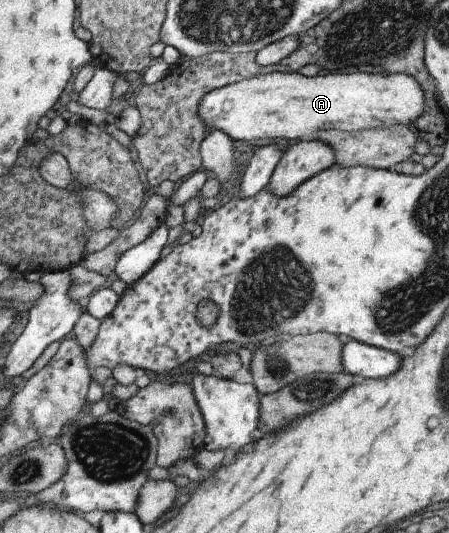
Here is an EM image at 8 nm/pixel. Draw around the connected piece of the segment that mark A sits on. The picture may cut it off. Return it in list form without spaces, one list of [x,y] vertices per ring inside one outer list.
[[[354,71],[354,73],[344,74],[342,72],[326,72],[326,75],[315,75],[313,77],[305,77],[296,72],[271,72],[268,74],[258,74],[251,78],[241,80],[239,82],[226,85],[224,87],[209,91],[201,101],[201,116],[202,119],[211,127],[211,129],[218,129],[224,132],[231,140],[252,141],[252,139],[276,139],[283,145],[291,144],[296,141],[310,140],[314,138],[314,133],[323,130],[338,130],[340,132],[351,133],[358,130],[365,130],[368,128],[391,128],[395,125],[408,126],[412,129],[412,124],[421,117],[425,111],[425,95],[420,84],[411,76],[405,73],[396,72],[388,75],[381,75],[380,73],[367,73]]]

